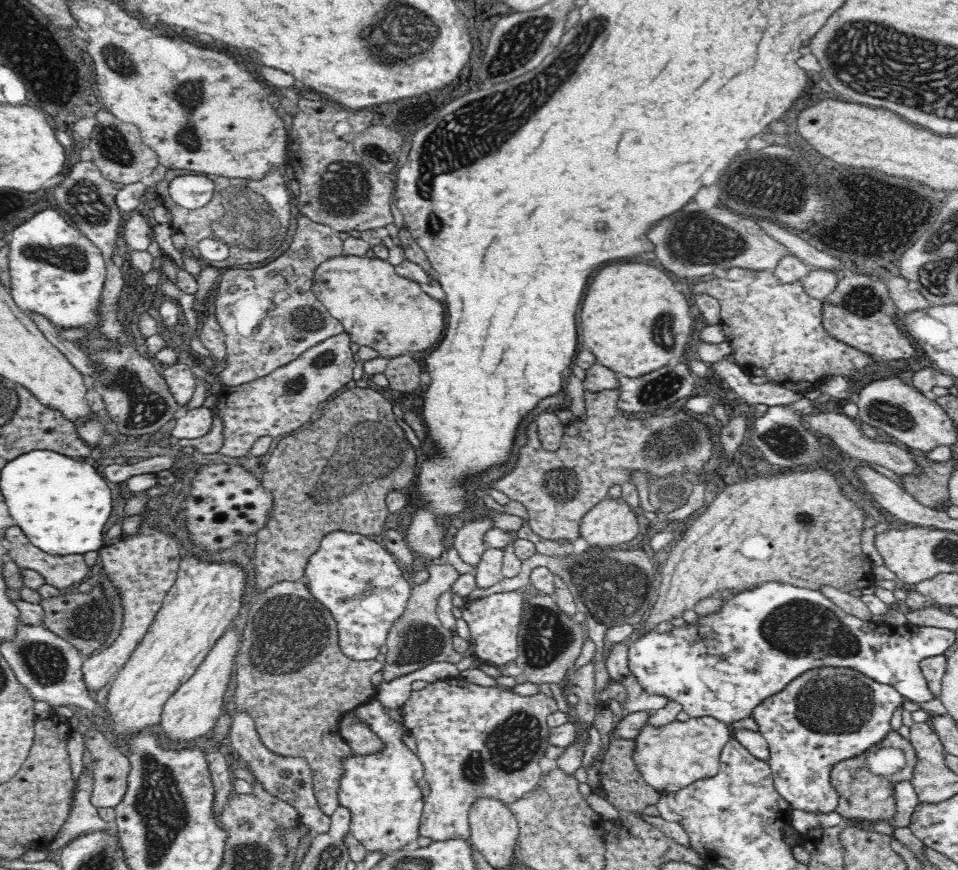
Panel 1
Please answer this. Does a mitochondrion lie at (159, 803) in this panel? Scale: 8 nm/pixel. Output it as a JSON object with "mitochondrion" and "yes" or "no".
{"mitochondrion":"yes"}

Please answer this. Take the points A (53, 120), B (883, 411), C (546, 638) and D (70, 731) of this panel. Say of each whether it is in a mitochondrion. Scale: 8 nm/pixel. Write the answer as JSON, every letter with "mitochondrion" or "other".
{"A":"other","B":"mitochondrion","C":"mitochondrion","D":"other"}

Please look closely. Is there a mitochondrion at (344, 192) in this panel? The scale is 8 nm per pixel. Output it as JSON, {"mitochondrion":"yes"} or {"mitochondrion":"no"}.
{"mitochondrion":"yes"}

